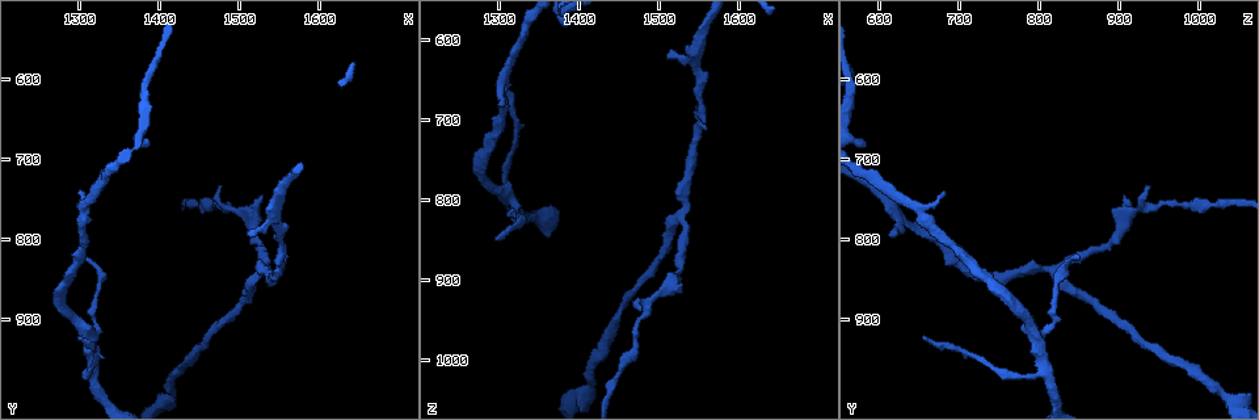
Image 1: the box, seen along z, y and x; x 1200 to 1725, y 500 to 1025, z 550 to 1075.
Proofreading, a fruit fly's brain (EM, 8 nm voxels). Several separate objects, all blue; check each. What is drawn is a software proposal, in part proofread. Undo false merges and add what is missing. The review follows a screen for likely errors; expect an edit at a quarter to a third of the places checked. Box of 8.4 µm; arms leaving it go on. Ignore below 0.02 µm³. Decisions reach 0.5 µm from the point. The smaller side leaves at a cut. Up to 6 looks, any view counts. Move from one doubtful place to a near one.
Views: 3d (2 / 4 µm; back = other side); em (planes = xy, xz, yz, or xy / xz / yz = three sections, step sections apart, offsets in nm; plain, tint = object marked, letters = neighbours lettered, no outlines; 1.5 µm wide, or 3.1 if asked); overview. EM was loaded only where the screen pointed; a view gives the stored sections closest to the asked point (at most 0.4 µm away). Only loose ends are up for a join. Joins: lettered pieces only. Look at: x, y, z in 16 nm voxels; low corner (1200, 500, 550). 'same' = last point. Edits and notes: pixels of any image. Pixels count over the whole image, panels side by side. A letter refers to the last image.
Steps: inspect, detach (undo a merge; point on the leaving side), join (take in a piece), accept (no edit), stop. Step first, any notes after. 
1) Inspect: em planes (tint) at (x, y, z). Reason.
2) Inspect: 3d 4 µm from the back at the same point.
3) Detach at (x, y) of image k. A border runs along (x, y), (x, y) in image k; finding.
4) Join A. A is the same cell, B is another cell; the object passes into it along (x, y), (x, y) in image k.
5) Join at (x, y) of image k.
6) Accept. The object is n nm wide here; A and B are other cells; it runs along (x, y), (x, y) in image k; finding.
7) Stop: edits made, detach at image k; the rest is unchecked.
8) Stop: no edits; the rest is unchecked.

Inspect: 3d 4 µm from the back at (1480, 730, 935). Tapers out.

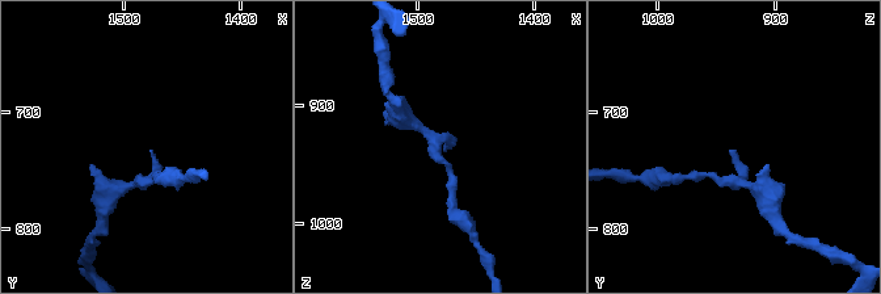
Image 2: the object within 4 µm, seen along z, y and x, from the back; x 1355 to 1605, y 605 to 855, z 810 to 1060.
Inspect: em planes (letters) at (1478, 730, 940). Now the EM.

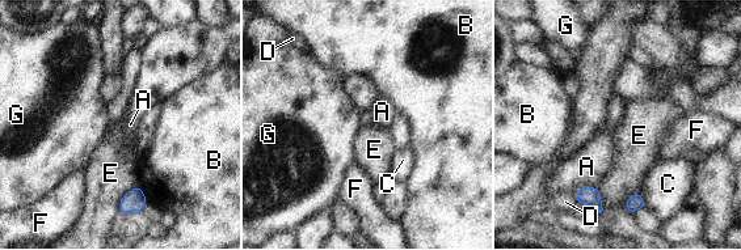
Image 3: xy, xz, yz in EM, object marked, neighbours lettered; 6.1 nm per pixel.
Accept. A, B, C, D, E, F and G are other cells; a border runs along (138, 185), (122, 196), (118, 211) in image 3; none of them fits.

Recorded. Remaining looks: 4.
Inspect: em planes (tint) at (1315, 965, 810). Two arms in line, one across.

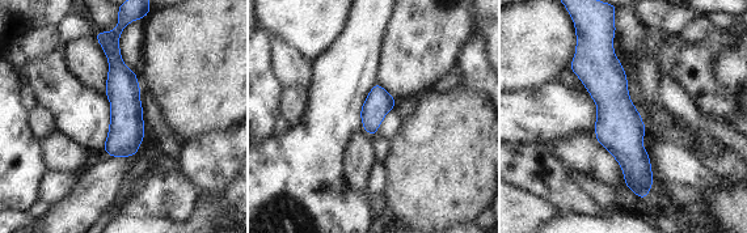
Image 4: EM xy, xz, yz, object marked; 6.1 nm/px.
Inspect: em planes (letters) at the same point. See the neighbours.

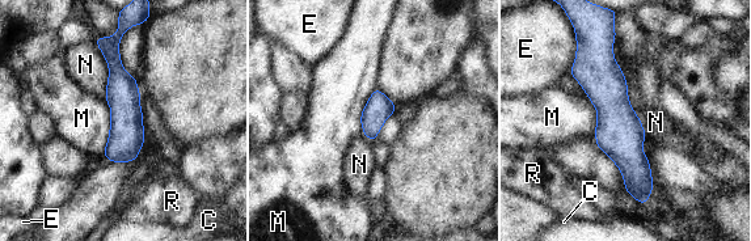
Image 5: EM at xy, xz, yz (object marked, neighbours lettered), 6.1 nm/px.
Accept. C, E, M, N and R are other cells; a border runs along (105, 98), (110, 115), (102, 153) in image 5; one neuron here.

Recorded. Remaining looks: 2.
Stop: no edits; the rest is unchecked.

